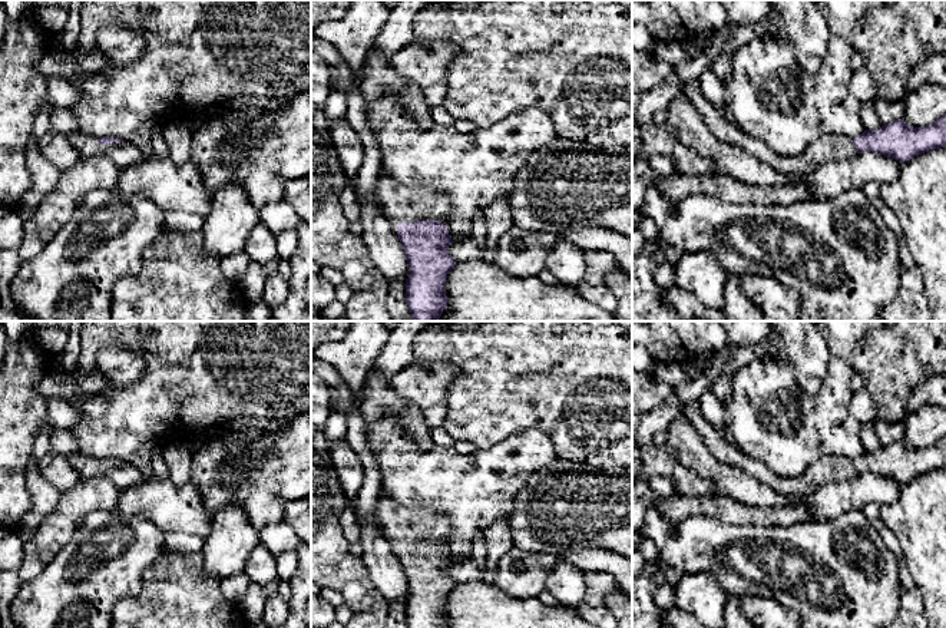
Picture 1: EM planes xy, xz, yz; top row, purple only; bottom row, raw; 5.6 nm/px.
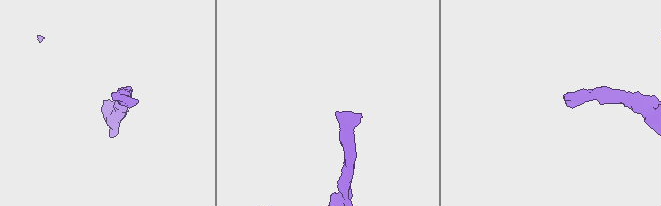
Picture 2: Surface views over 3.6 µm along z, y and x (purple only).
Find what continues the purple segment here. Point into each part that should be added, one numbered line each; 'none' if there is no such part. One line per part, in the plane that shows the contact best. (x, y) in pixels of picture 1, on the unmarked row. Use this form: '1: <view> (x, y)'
1: xz (400, 524)

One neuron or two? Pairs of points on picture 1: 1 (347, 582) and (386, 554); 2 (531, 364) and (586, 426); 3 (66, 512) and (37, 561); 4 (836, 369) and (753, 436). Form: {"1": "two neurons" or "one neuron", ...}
{"1": "two neurons", "2": "one neuron", "3": "one neuron", "4": "one neuron"}

